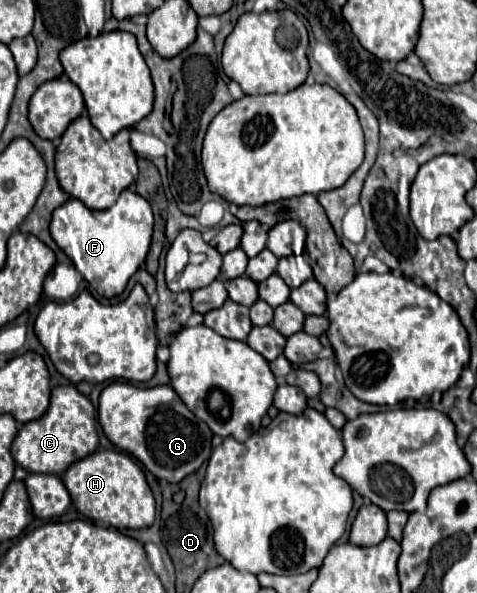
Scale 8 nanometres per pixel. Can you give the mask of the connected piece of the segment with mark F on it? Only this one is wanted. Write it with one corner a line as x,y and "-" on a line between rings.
124,189
118,201
104,211
92,211
82,201
68,199
56,213
52,213
50,233
98,295
116,297
144,263
152,241
152,225
154,217
150,203
138,193

